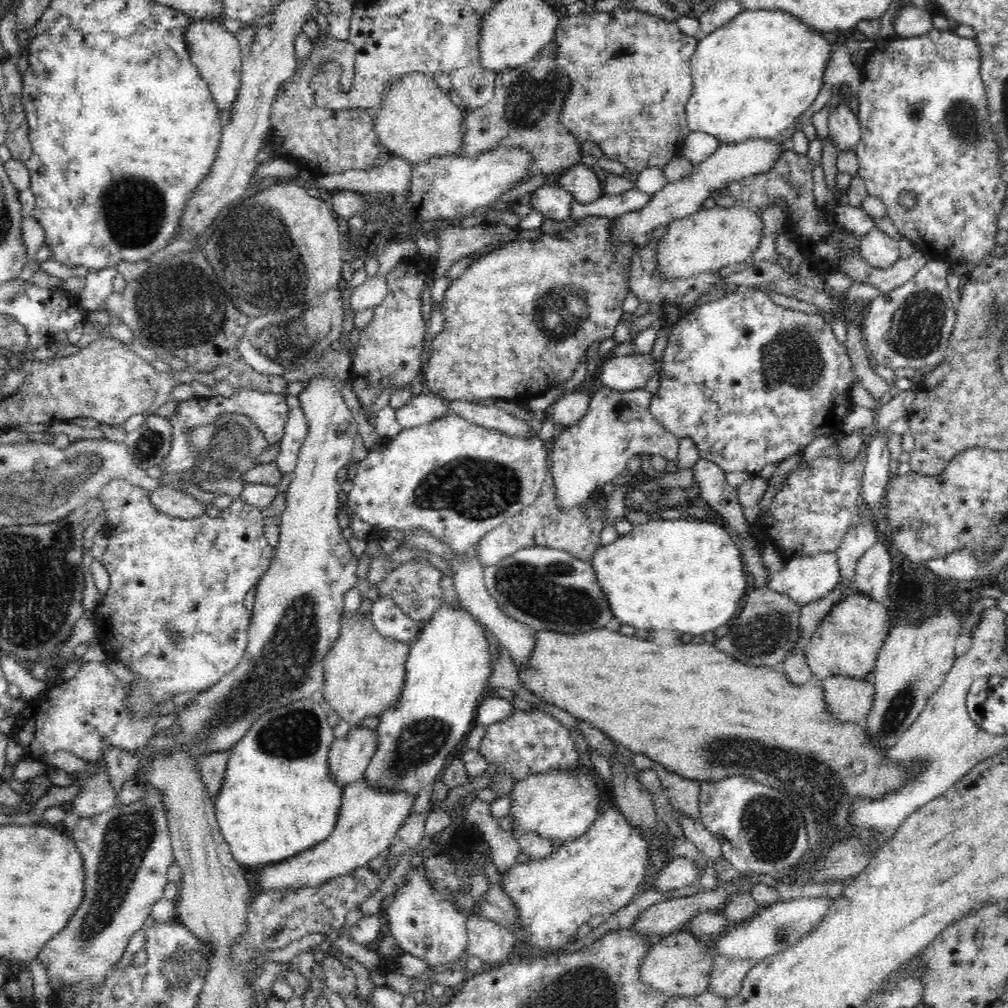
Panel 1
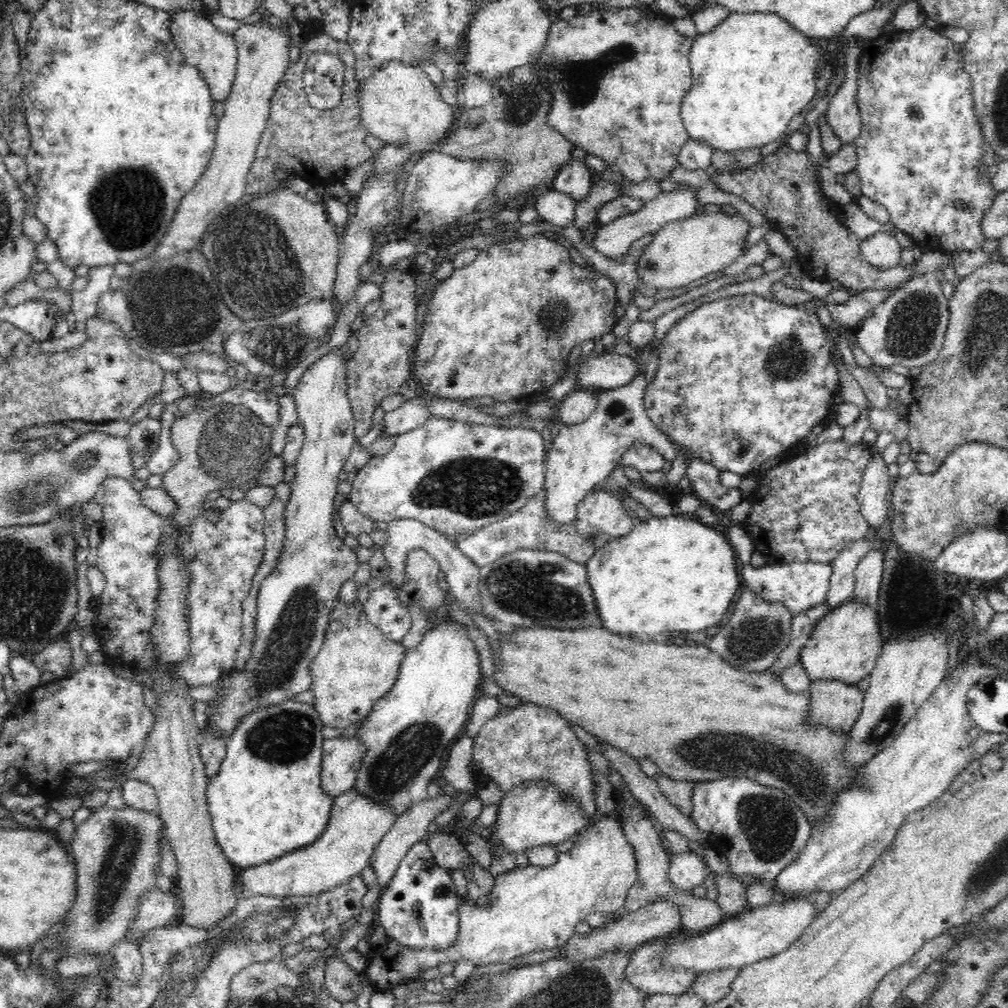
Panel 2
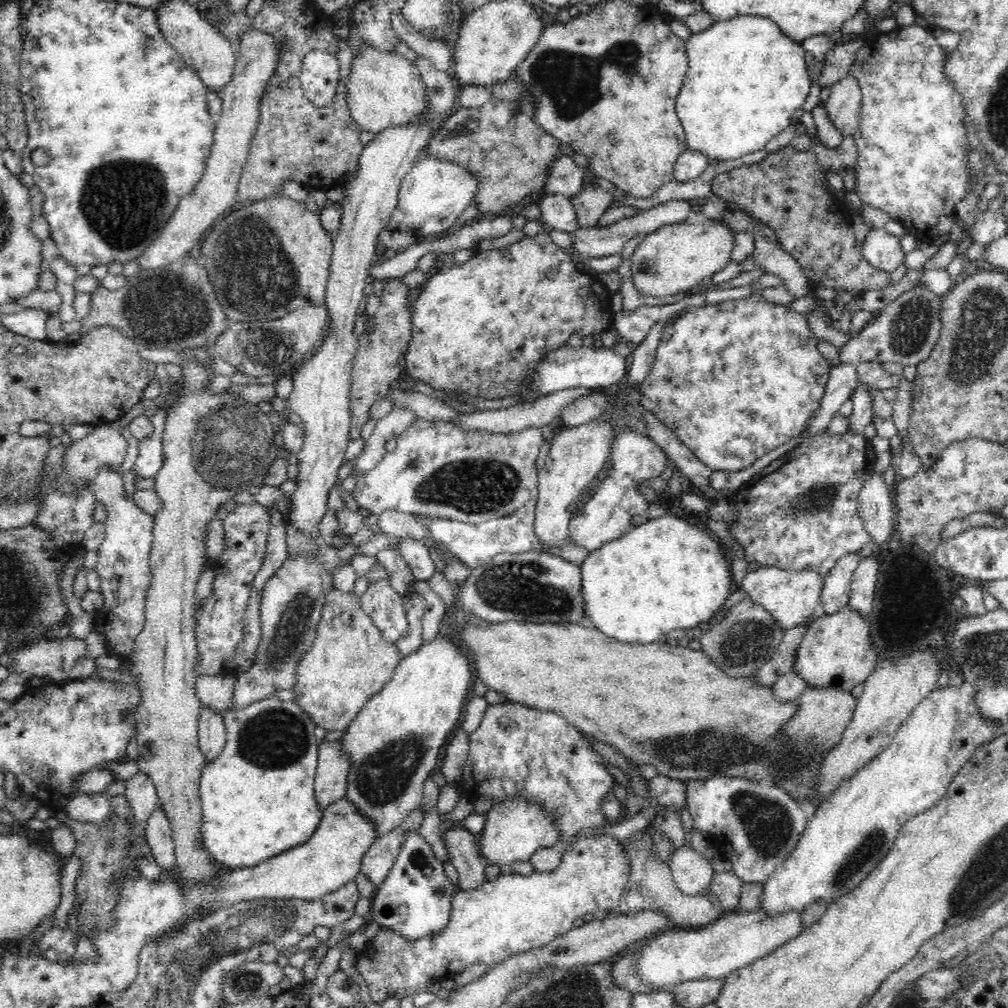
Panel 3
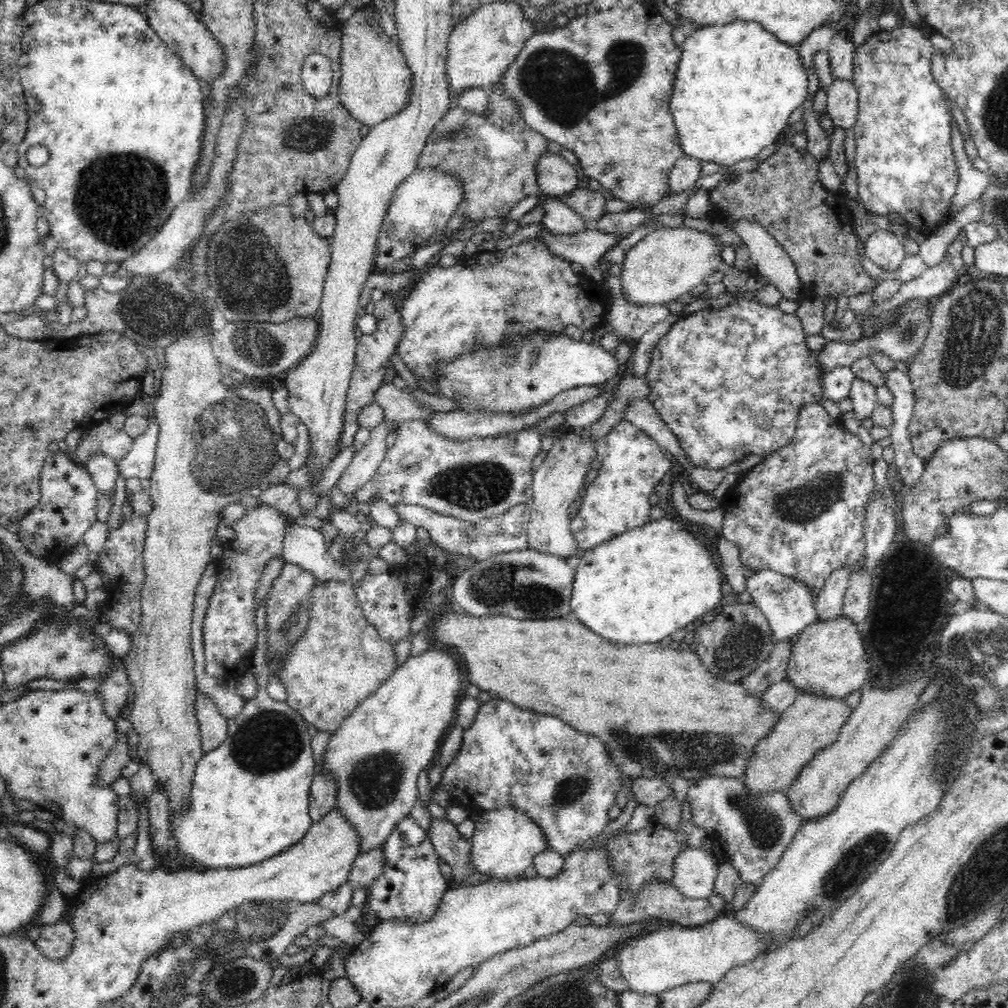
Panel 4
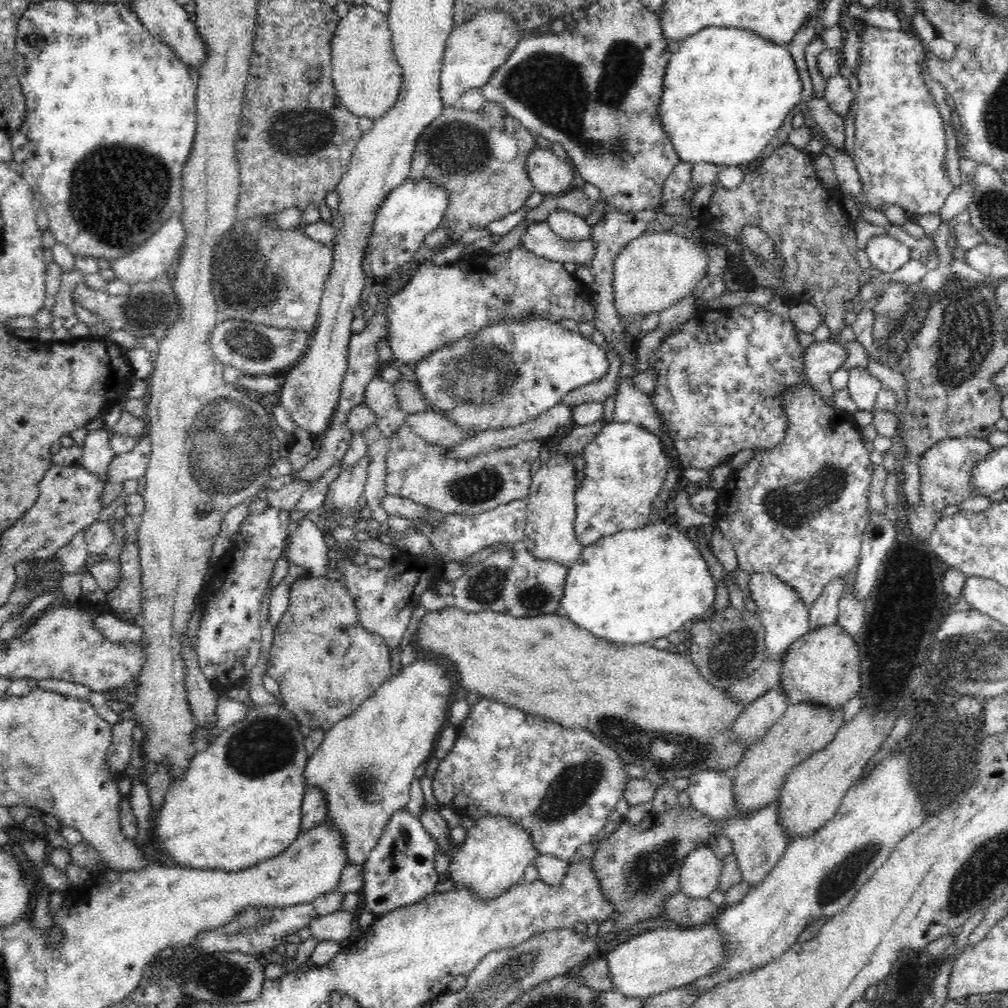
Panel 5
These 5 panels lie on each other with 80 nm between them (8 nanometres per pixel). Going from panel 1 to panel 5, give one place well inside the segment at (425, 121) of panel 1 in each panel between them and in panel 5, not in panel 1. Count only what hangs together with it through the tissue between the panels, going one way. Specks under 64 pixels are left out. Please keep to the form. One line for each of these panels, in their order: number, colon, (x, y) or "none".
2: (398, 103)
3: (384, 89)
4: (375, 82)
5: (366, 76)

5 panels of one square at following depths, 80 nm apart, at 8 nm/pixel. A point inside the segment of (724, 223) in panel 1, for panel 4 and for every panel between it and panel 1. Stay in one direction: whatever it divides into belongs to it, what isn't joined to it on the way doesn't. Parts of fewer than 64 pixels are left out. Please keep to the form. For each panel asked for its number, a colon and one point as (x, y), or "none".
2: (682, 251)
3: (673, 259)
4: (665, 264)

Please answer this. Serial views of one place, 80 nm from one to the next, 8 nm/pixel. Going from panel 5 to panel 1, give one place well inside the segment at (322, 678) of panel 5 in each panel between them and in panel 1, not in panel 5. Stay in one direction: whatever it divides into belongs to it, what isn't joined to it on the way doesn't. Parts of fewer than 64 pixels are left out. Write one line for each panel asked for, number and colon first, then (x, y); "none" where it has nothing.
1: (364, 671)
2: (357, 664)
3: (349, 661)
4: (340, 660)

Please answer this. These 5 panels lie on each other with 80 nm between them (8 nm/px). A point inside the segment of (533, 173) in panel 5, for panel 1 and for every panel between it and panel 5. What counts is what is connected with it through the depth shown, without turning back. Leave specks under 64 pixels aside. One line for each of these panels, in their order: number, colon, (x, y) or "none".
1: (582, 183)
2: (574, 179)
3: (564, 177)
4: (557, 178)

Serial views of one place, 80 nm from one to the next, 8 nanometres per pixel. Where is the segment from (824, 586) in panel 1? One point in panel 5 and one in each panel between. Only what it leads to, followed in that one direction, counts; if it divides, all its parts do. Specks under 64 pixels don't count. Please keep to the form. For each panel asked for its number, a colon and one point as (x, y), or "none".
2: (799, 586)
3: (791, 596)
4: (788, 605)
5: (785, 617)

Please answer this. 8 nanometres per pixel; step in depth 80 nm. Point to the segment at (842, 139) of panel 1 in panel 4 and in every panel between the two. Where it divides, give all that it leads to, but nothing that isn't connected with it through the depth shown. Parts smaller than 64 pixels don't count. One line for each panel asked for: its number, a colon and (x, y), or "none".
2: (843, 115)
3: (844, 102)
4: (842, 98)

